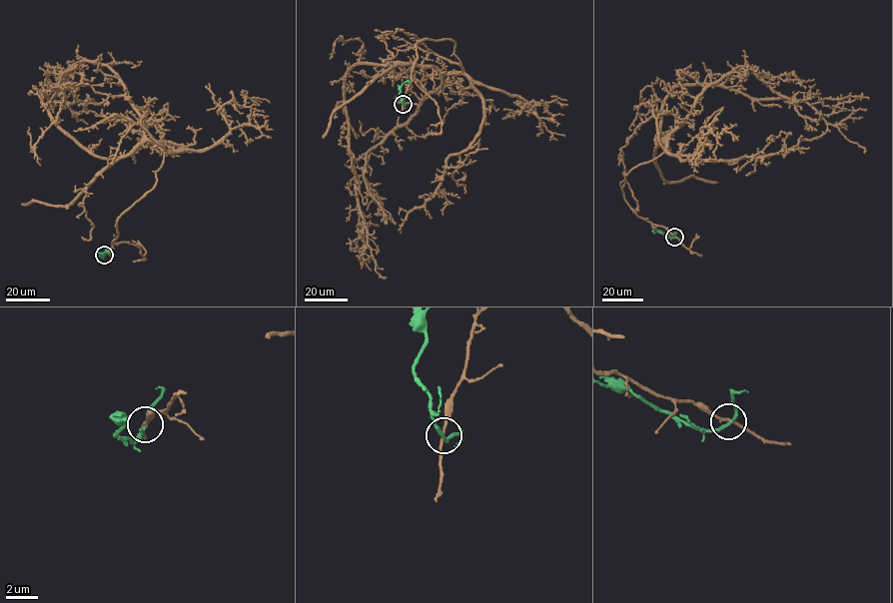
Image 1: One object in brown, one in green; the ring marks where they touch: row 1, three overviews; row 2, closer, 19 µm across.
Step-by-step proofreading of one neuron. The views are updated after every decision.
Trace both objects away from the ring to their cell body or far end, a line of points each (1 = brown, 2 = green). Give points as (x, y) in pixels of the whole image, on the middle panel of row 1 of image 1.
1: (403, 104), (417, 43), (454, 42), (462, 71), (367, 62), (345, 82), (358, 206), (375, 271), (386, 278)
2: (403, 104), (399, 95), (401, 87), (405, 82), (410, 83)

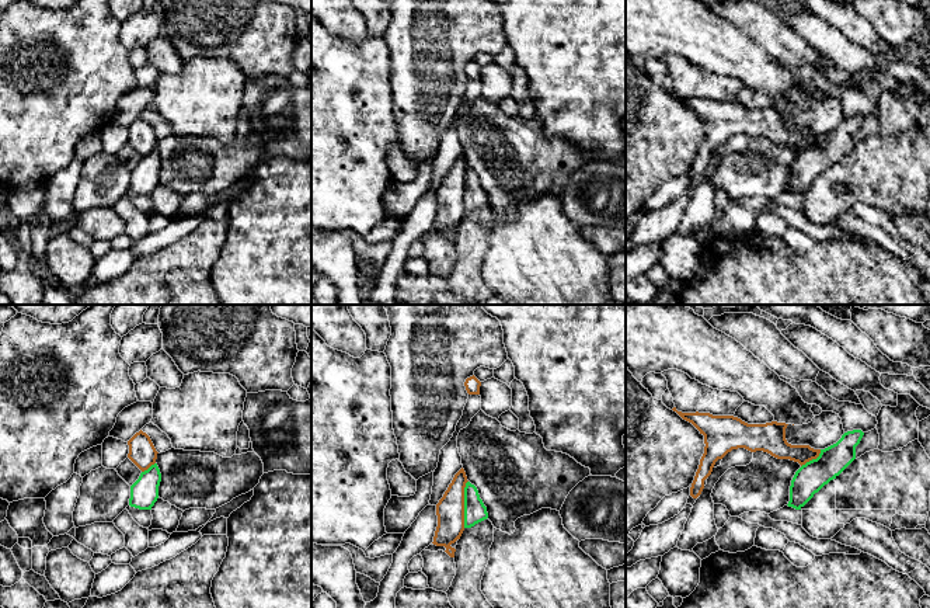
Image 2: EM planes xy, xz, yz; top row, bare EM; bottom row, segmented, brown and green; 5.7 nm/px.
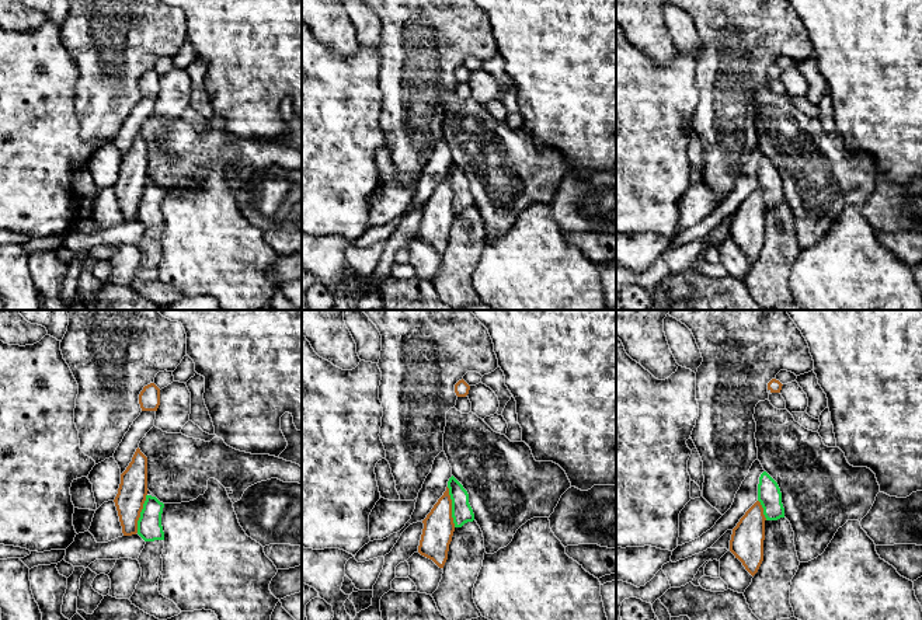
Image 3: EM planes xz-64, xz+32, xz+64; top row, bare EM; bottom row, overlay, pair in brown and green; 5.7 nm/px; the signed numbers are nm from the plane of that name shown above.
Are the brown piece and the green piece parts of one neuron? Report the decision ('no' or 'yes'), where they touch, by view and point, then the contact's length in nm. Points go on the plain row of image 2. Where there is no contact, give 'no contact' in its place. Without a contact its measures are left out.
no | xz (463, 190) | 280 nm

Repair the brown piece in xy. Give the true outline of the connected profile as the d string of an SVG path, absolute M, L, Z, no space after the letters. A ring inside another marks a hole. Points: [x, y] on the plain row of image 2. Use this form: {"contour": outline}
{"contour": "M142 115L136 118L129 126L128 143L142 156L147 156L156 149L157 136L150 125L150 122Z"}

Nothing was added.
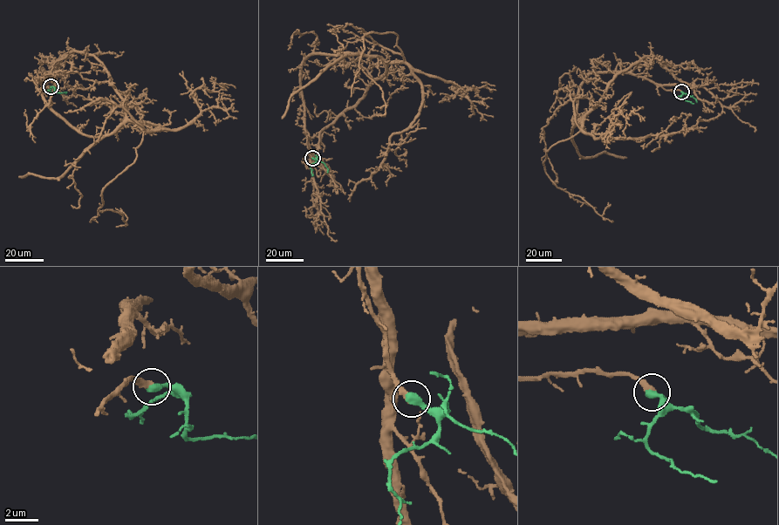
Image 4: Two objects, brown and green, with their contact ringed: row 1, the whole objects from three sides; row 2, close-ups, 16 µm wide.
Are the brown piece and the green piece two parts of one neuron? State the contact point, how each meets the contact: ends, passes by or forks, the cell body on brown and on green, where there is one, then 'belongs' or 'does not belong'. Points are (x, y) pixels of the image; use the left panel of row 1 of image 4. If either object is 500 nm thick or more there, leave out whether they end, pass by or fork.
place (51, 86); brown ends; green ends; soma brown none; soma green none; belongs

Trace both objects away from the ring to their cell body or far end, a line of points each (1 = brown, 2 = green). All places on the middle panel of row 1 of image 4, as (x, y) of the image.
1: (313, 158), (301, 88), (310, 56), (402, 62), (397, 35), (363, 37), (358, 65), (386, 104), (376, 115)
2: (313, 158), (323, 162), (327, 172)

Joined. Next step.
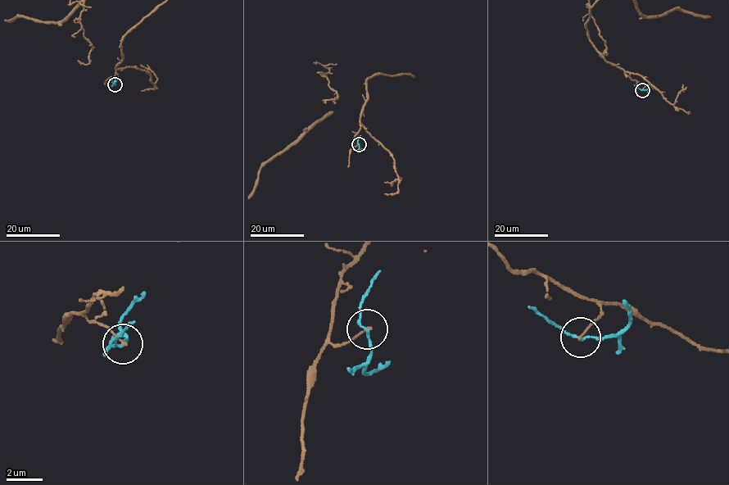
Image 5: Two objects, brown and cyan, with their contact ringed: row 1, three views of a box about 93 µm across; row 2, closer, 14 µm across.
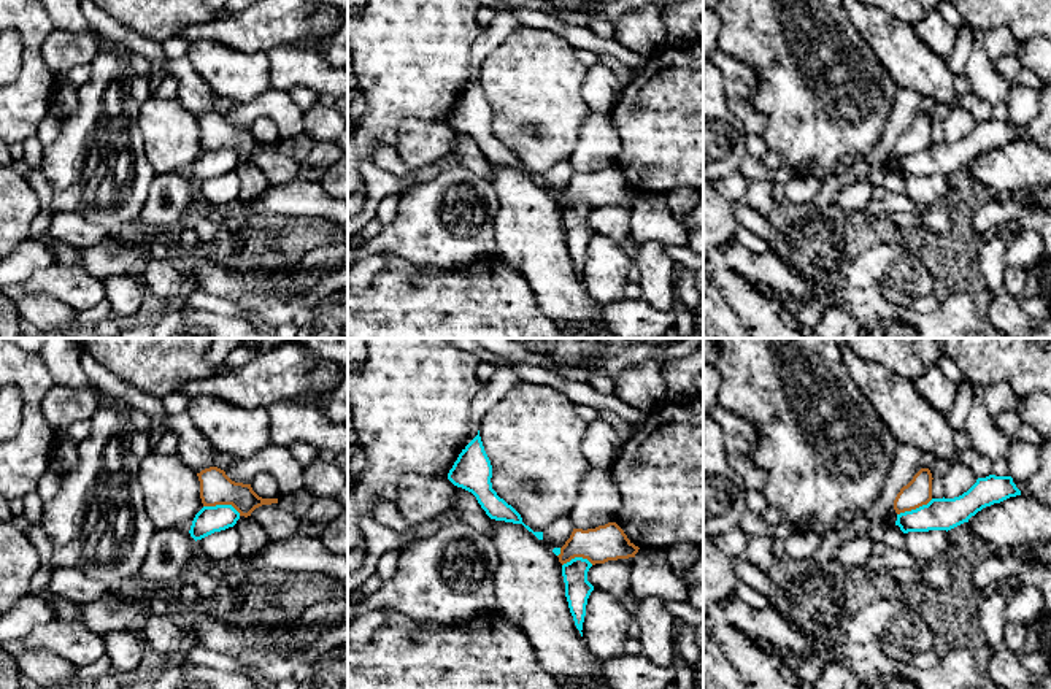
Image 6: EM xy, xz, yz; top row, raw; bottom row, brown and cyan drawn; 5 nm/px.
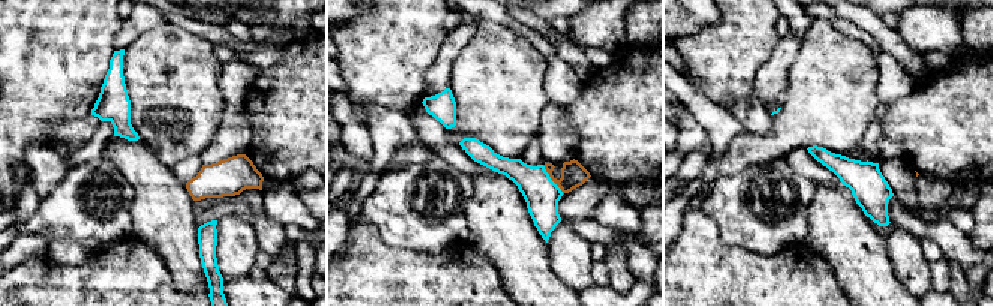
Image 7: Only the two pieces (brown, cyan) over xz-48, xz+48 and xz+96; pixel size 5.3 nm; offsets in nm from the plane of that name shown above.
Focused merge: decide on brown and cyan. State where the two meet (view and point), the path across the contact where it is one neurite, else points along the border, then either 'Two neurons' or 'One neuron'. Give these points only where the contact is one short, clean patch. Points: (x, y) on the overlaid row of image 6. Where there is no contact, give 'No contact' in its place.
Touches brown at xy (223, 504). Boundary: xy (204, 505), (230, 505), (240, 515). Two neurons

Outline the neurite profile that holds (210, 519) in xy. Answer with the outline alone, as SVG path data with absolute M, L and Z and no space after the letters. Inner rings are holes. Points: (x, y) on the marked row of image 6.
M232 505L203 506L194 518L191 537L197 541L214 532L233 527L240 513Z

